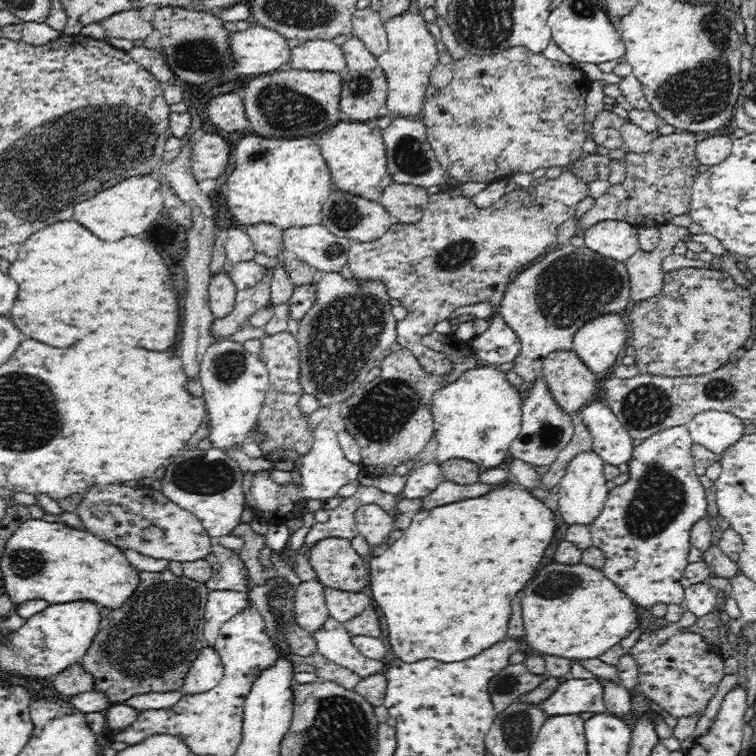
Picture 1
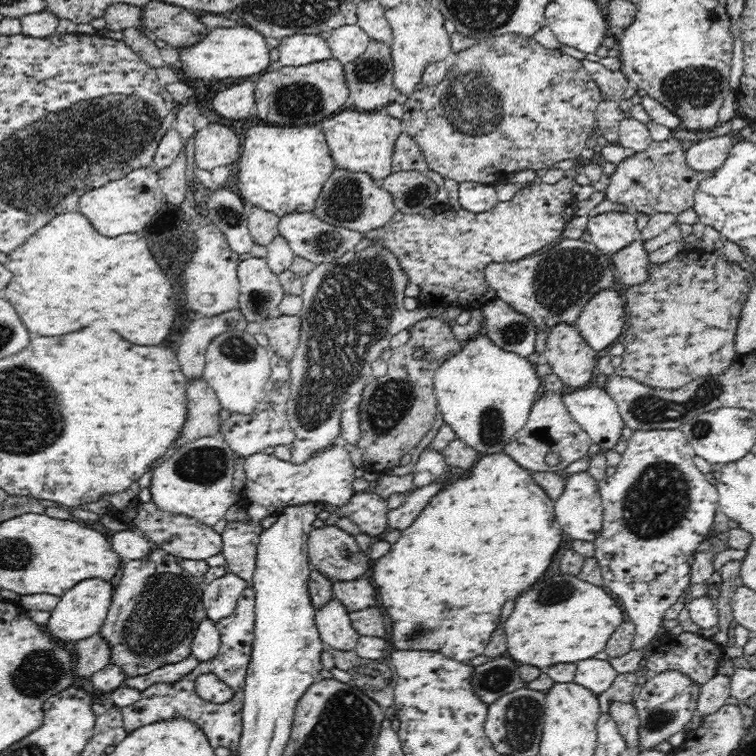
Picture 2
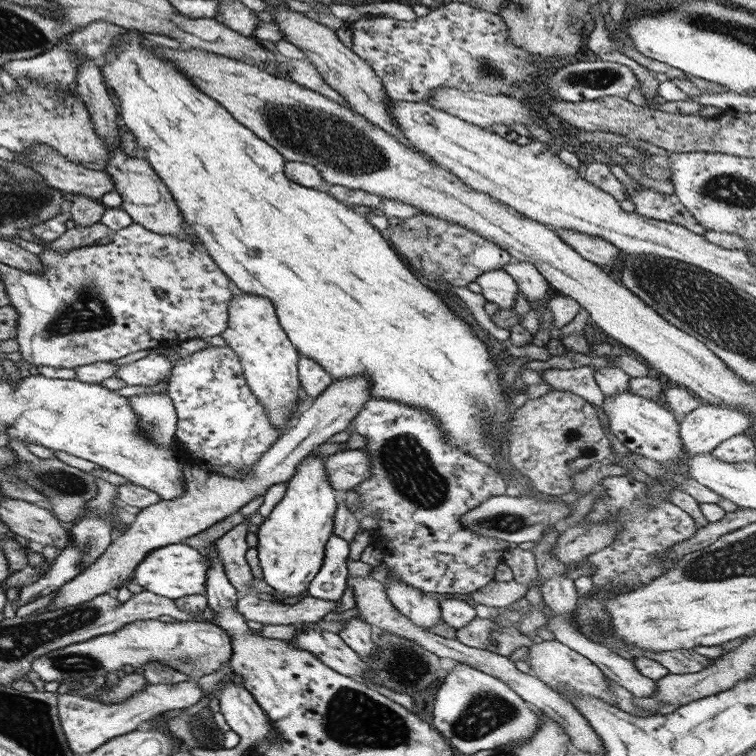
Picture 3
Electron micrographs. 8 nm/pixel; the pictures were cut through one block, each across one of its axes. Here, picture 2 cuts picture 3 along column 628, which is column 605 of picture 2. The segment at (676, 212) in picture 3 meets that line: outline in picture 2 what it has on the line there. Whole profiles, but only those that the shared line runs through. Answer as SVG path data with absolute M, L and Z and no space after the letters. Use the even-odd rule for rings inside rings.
M670 137L667 140L653 141L646 150L635 152L619 162L615 172L609 176L609 185L604 192L604 200L624 204L631 211L643 212L650 217L656 213L670 213L677 216L693 208L696 190L703 178L704 175L701 172L688 166L685 150L678 139Z

